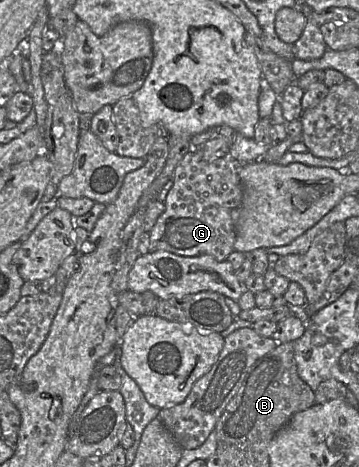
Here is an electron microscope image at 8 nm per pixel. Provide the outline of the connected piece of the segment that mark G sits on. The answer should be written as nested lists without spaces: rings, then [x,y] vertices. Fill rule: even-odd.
[[[201,151],[188,152],[175,169],[173,186],[165,203],[165,211],[150,231],[150,252],[167,251],[180,256],[211,255],[225,261],[234,251],[236,210],[243,191],[240,180],[242,164],[231,155],[206,161]]]

